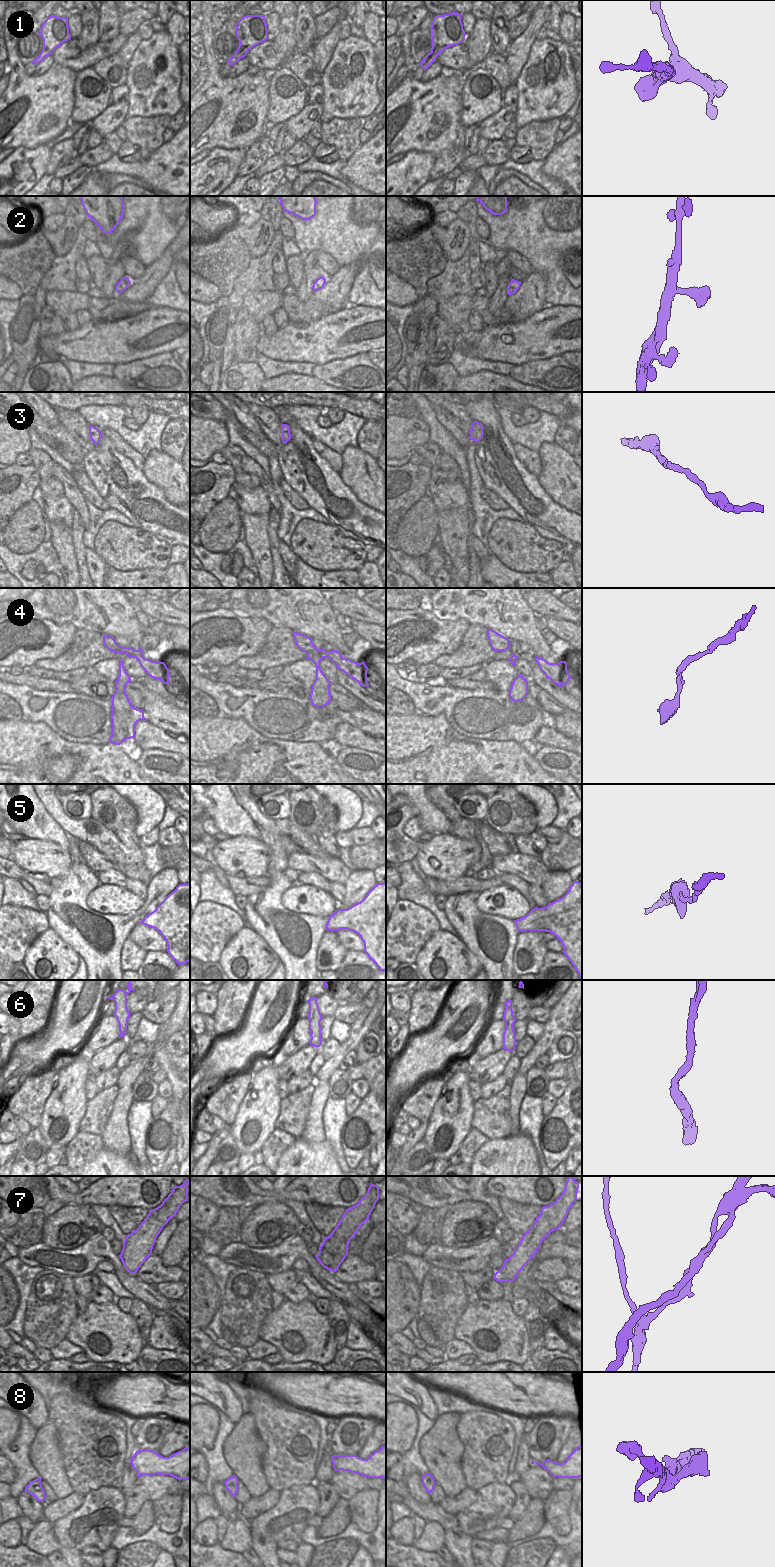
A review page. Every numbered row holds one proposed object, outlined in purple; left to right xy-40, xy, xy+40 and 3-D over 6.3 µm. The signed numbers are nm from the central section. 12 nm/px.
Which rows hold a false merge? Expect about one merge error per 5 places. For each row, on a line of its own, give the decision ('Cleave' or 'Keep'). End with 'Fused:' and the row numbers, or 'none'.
1: Keep
2: Keep
3: Keep
4: Keep
5: Keep
6: Keep
7: Cleave
8: Keep
Fused: 7.

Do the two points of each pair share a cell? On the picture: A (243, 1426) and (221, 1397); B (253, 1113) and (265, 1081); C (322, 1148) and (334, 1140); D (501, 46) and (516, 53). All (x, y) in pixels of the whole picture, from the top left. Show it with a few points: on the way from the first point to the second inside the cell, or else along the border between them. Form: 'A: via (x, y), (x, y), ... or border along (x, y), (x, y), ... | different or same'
A: border along (243, 1414), (236, 1424) | different
B: via (261, 1105), (264, 1089) | same
C: border along (325, 1139), (338, 1165) | different
D: border along (511, 41), (505, 55) | different

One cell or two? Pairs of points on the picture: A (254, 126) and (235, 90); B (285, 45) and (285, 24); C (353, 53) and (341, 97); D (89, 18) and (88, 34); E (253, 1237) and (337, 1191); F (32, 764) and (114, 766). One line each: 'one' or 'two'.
A: one
B: one
C: one
D: one
E: two
F: one

